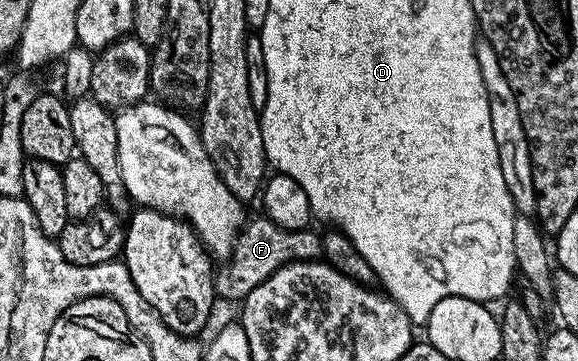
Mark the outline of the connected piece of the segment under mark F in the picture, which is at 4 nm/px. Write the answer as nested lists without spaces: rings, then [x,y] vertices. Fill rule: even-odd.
[[[265,215],[258,221],[250,220],[237,235],[237,244],[233,246],[225,270],[215,277],[215,293],[218,298],[226,297],[229,301],[240,302],[259,283],[266,281],[275,271],[292,261],[316,261],[322,256],[320,232],[312,233],[312,228],[301,230],[285,230]]]

